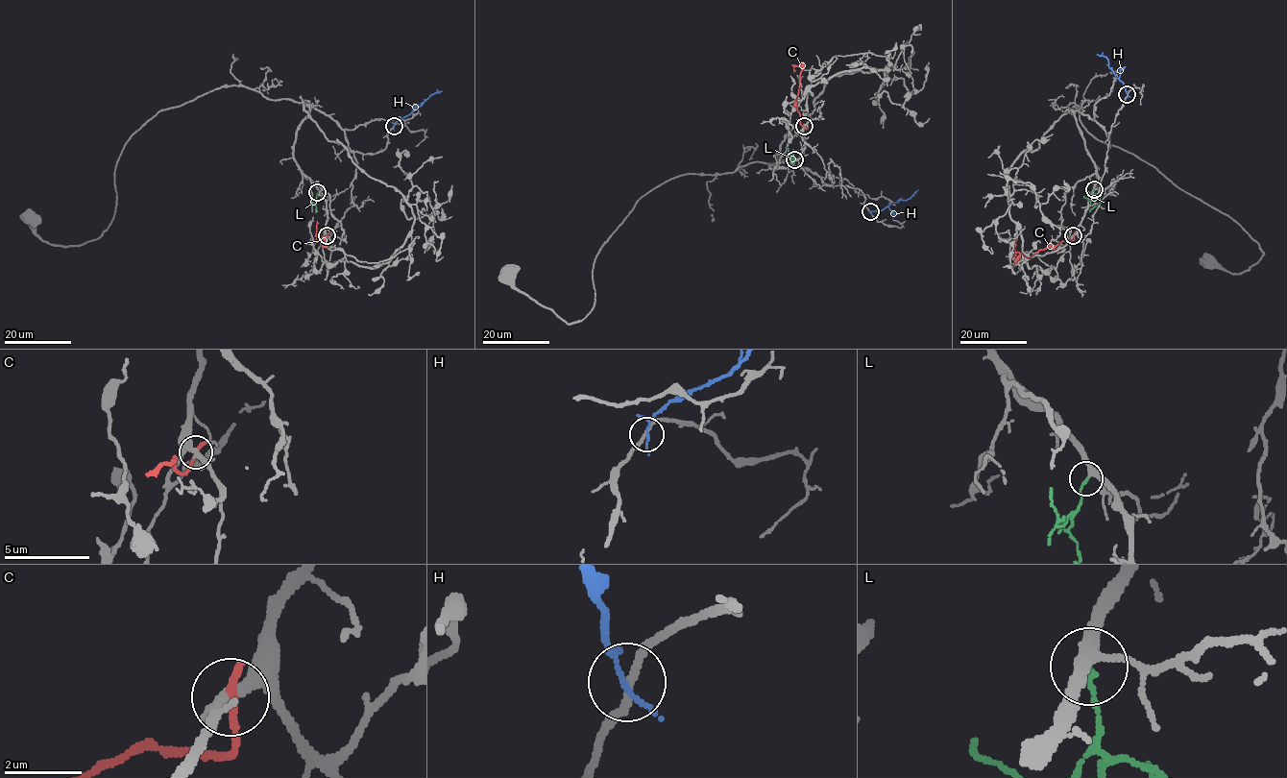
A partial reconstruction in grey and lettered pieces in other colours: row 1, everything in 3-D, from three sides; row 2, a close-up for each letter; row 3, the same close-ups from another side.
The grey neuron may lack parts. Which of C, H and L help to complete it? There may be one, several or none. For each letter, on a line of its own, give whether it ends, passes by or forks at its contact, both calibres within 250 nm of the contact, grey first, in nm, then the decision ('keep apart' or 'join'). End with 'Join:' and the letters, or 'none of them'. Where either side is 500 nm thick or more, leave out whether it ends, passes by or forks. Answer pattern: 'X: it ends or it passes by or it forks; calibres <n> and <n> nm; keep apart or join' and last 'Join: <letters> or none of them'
C: it ends; calibres 240 and 240 nm; keep apart
H: it passes by; calibres 190 and 110 nm; keep apart
L: it ends; calibres 260 and 130 nm; join
Join: L

